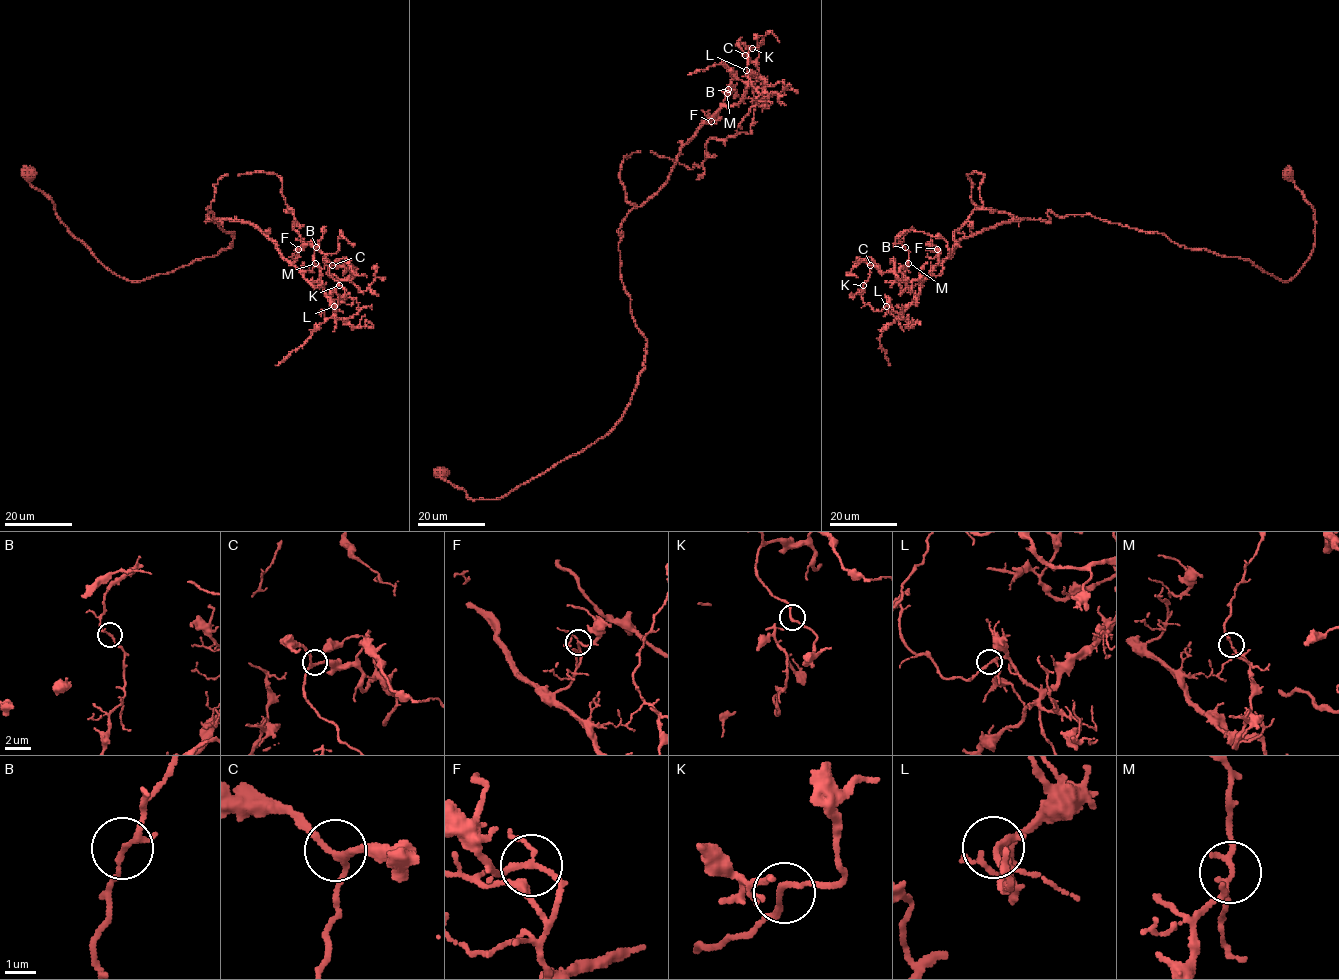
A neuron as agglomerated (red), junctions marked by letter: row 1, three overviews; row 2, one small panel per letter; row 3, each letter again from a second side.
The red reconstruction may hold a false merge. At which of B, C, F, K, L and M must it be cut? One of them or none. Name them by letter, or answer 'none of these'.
none of these

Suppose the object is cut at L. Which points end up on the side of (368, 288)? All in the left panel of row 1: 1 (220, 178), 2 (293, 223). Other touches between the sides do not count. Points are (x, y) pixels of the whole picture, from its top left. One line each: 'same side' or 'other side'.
1: other side
2: same side

